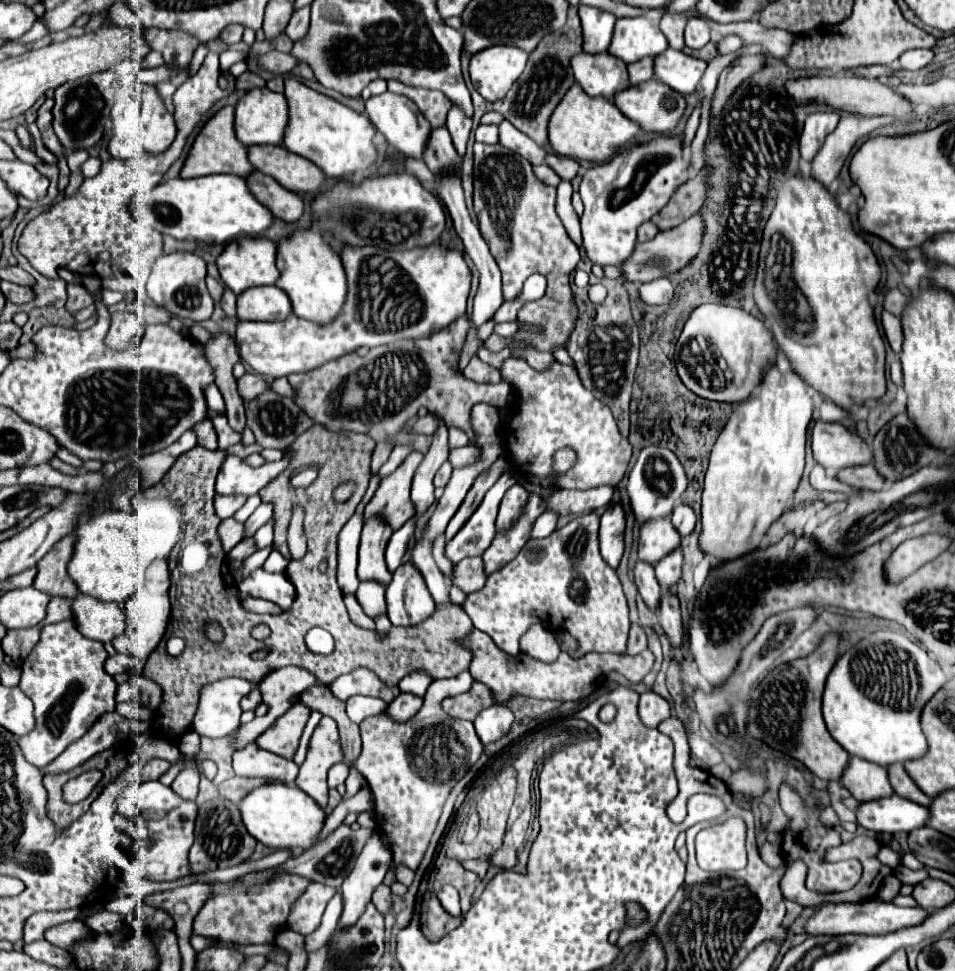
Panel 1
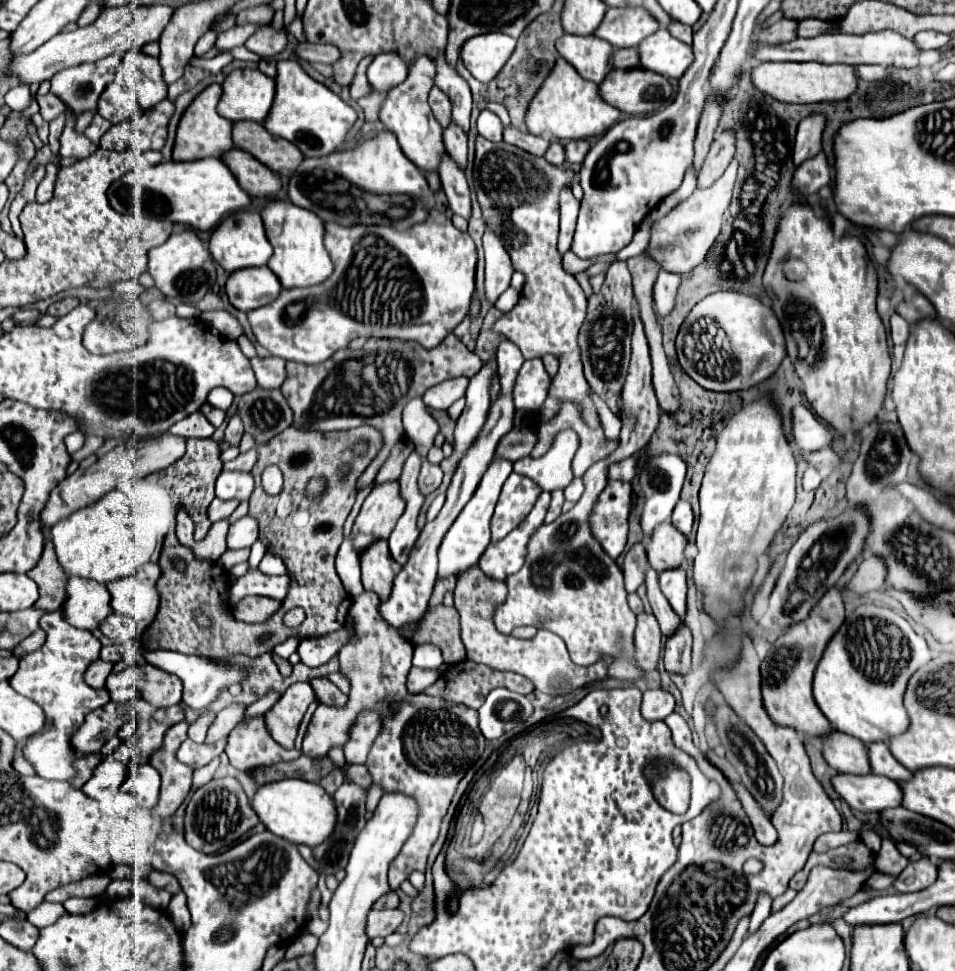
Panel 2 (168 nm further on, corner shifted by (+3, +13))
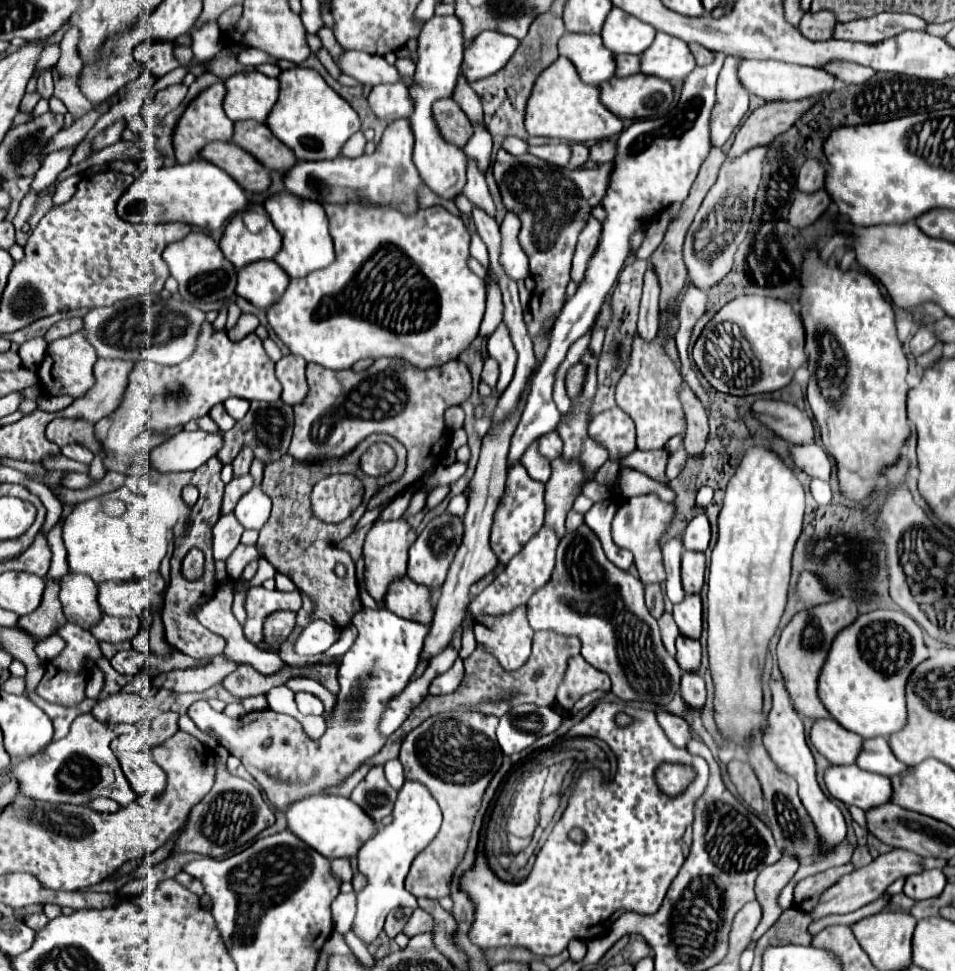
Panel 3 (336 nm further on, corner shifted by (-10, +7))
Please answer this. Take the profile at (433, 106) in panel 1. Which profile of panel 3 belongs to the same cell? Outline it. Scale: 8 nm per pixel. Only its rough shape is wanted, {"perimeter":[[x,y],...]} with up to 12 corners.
{"perimeter":[[453,99],[435,101],[441,137],[463,149],[473,135],[467,115]]}

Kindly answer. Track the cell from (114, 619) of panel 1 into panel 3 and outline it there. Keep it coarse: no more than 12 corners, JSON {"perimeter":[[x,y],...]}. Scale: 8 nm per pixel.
{"perimeter":[[63,575],[67,621],[89,629],[103,615],[89,575]]}

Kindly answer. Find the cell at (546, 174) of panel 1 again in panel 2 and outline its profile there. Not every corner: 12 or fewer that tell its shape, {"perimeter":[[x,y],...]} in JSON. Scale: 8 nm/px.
{"perimeter":[[550,143],[544,159],[556,167],[564,165],[564,145]]}

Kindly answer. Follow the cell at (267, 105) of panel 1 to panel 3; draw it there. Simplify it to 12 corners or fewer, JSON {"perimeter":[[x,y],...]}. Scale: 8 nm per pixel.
{"perimeter":[[259,71],[225,79],[231,121],[265,121],[279,81]]}

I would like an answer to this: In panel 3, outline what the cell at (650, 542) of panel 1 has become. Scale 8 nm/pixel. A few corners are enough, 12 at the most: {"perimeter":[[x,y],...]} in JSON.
{"perimeter":[[685,551],[681,579],[685,593],[705,583],[705,555]]}

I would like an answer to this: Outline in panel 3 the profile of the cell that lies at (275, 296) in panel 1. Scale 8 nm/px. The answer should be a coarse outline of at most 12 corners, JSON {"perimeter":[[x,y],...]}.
{"perimeter":[[275,261],[239,269],[235,291],[267,309],[289,275]]}

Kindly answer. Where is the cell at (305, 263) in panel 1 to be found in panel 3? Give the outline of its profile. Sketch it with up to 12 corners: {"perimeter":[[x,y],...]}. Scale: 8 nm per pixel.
{"perimeter":[[293,193],[265,201],[289,277],[335,261],[321,203]]}

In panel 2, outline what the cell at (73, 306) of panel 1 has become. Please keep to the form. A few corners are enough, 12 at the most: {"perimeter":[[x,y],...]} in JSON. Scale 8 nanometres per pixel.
{"perimeter":[[64,297],[48,307],[50,315],[70,313],[80,305],[78,297]]}

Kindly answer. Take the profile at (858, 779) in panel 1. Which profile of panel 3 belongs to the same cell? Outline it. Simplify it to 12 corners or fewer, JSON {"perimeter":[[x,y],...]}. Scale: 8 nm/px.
{"perimeter":[[817,719],[809,739],[833,765],[851,765],[863,739],[835,719]]}

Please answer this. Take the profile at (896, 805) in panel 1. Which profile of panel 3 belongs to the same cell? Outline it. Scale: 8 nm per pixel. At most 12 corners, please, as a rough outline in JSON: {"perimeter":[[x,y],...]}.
{"perimeter":[[857,765],[827,767],[831,797],[863,811],[889,803],[891,781]]}

